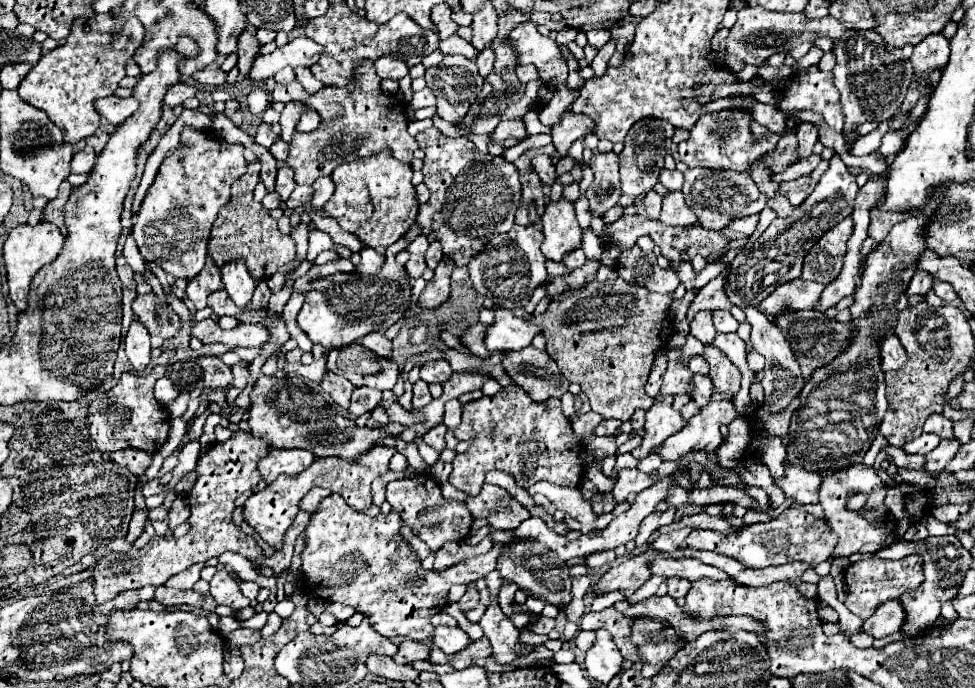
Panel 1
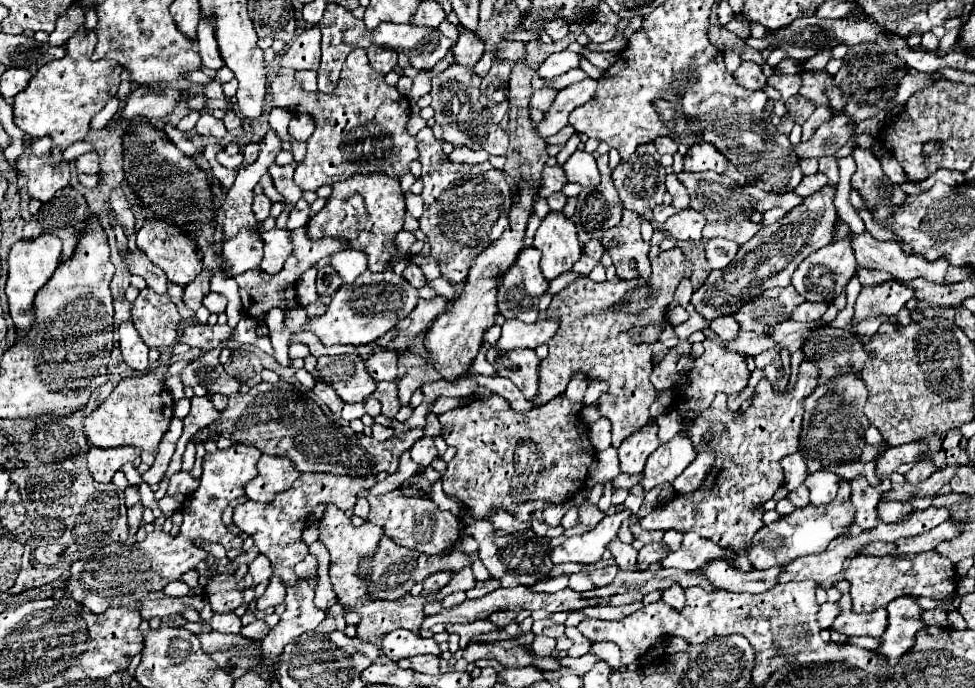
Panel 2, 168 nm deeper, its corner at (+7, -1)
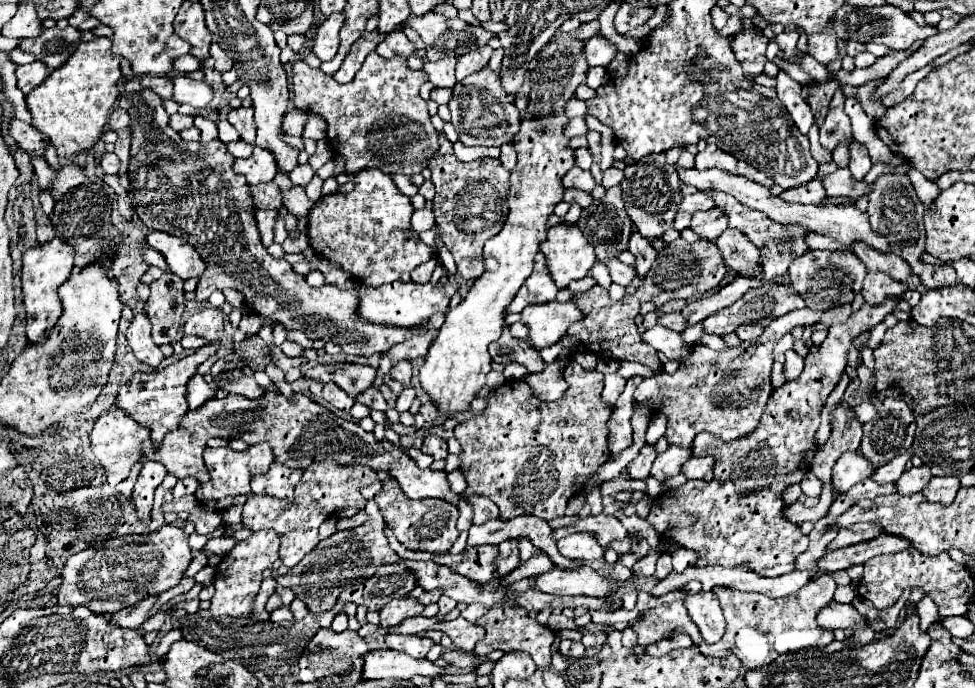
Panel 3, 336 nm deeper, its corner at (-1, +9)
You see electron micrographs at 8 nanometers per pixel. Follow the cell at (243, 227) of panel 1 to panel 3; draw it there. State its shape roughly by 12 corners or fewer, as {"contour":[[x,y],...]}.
{"contour":[[301,109],[285,113],[283,133],[301,135],[307,113]]}

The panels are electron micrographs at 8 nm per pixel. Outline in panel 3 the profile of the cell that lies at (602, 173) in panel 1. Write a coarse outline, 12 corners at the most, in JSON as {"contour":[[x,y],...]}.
{"contour":[[621,187],[583,209],[577,225],[597,259],[625,251],[631,221]]}

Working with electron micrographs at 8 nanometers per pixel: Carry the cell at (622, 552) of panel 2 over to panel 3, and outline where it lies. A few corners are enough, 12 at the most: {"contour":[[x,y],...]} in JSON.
{"contour":[[589,515],[571,527],[553,531],[561,539],[575,531],[591,531],[603,547],[629,533],[617,517]]}

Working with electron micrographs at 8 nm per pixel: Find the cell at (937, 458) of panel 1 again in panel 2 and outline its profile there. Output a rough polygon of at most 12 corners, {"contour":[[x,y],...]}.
{"contour":[[917,461],[909,473],[907,483],[919,483],[933,471],[933,463]]}

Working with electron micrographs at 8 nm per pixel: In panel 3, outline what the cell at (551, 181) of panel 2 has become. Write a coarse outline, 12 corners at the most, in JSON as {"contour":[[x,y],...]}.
{"contour":[[577,165],[565,173],[563,187],[591,193],[595,187],[591,171]]}

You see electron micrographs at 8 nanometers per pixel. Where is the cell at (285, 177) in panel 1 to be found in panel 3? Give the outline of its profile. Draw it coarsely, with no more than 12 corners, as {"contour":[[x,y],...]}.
{"contour":[[309,163],[297,165],[289,173],[293,185],[305,185],[311,181],[315,171]]}

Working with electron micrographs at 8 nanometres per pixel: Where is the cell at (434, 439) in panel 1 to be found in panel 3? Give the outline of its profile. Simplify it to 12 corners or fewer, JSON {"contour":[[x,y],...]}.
{"contour":[[427,435],[421,451],[435,459],[447,457],[447,441]]}

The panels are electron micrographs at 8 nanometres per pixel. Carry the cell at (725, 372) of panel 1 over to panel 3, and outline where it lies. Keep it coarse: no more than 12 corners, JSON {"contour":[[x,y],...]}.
{"contour":[[817,309],[791,311],[757,341],[697,345],[633,401],[667,417],[669,445],[701,431],[751,433],[771,391],[773,345]]}

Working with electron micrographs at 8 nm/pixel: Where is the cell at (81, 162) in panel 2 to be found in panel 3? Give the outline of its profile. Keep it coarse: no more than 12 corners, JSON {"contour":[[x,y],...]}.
{"contour":[[115,153],[101,155],[101,169],[117,175],[119,159]]}

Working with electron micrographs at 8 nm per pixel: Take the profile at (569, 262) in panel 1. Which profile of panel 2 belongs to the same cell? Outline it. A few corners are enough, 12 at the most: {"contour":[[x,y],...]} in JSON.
{"contour":[[583,255],[573,265],[573,271],[589,275],[597,265],[595,259]]}

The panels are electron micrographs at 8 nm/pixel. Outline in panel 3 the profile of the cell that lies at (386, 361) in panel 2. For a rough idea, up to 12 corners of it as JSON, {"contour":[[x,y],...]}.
{"contour":[[399,361],[385,385],[399,395],[411,385],[411,361]]}

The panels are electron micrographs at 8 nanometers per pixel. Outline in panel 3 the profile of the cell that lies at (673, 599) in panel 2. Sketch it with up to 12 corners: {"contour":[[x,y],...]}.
{"contour":[[711,591],[687,593],[691,619],[707,643],[723,637],[719,601]]}

